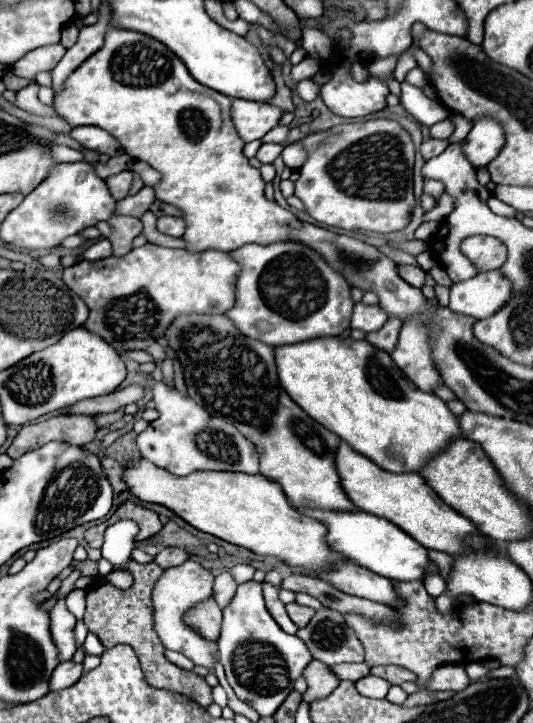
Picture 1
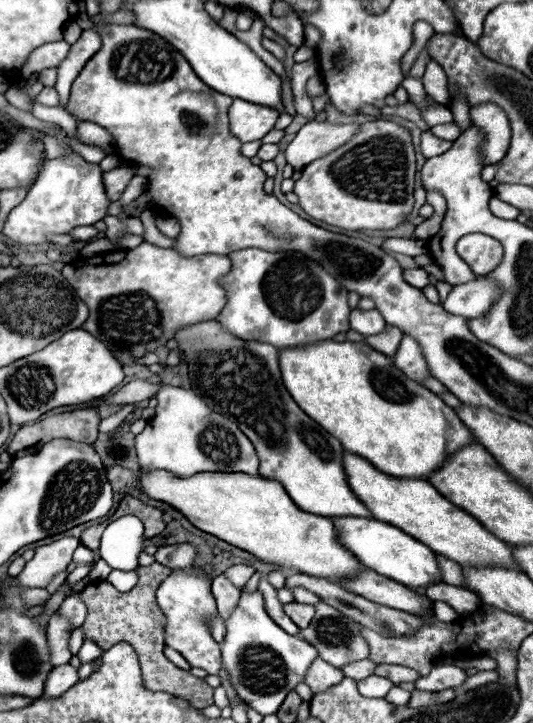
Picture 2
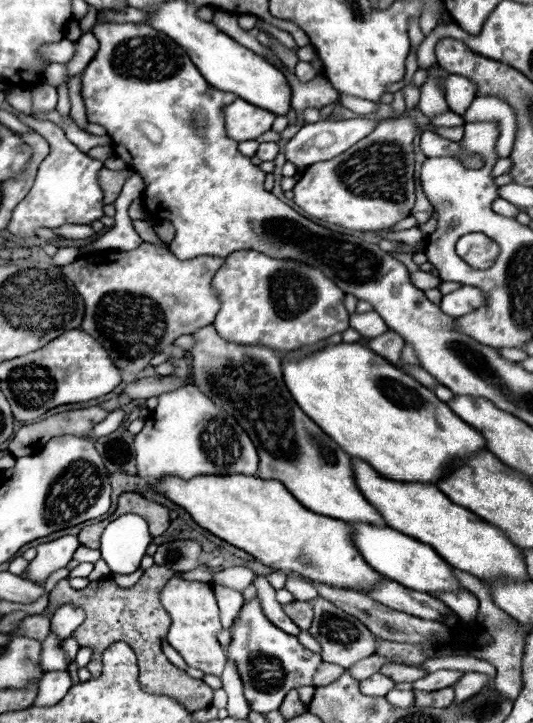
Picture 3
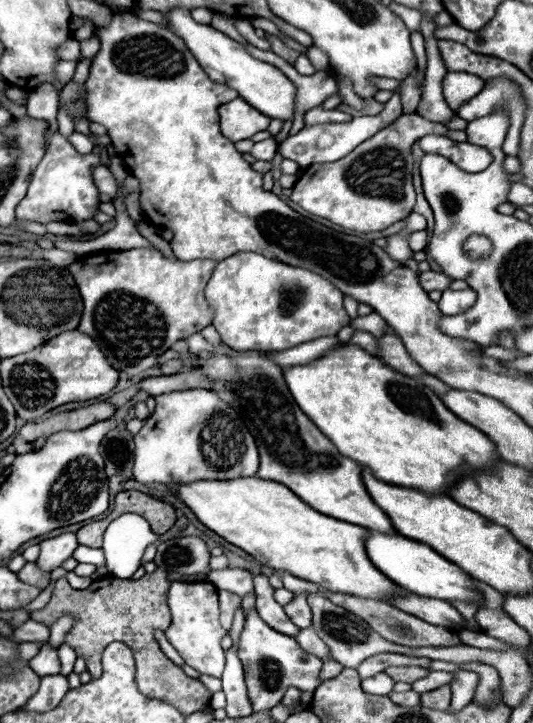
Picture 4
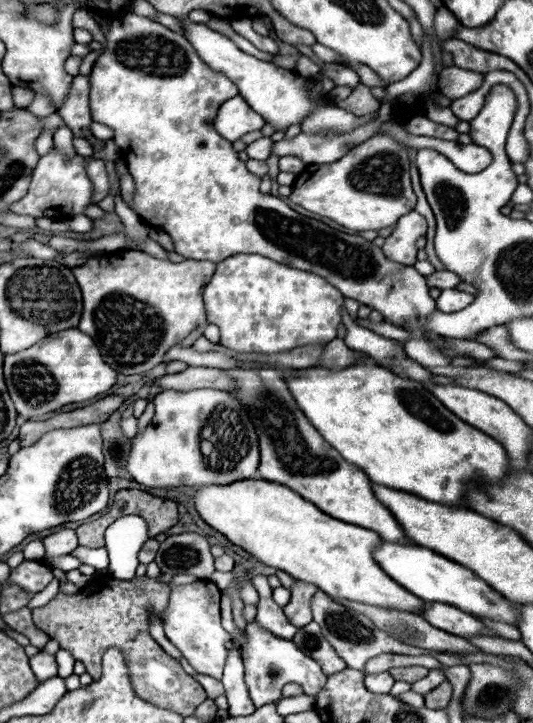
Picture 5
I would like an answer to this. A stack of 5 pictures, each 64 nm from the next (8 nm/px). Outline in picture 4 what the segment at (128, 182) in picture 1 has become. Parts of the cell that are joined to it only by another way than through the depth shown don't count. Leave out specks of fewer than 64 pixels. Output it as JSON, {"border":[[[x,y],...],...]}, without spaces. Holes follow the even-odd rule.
{"border":[[[96,166],[94,180],[96,180],[96,186],[100,190],[102,202],[112,202],[116,198],[116,194],[118,194],[118,182],[112,176],[112,172],[106,166]]]}

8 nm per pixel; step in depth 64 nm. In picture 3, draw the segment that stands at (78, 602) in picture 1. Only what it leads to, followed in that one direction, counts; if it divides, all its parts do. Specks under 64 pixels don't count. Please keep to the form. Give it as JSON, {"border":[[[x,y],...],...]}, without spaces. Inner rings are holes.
{"border":[[[66,604],[66,606],[60,606],[54,616],[52,616],[52,628],[54,632],[64,640],[68,638],[82,622],[84,622],[85,612],[84,610],[74,604]]]}

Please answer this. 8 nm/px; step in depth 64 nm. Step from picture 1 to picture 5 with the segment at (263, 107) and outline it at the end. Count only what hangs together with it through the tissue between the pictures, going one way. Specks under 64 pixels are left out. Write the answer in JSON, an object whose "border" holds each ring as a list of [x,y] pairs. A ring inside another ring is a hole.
{"border":[[[234,96],[220,106],[214,126],[228,142],[236,142],[248,132],[262,130],[266,126],[266,120],[256,114],[242,96]]]}

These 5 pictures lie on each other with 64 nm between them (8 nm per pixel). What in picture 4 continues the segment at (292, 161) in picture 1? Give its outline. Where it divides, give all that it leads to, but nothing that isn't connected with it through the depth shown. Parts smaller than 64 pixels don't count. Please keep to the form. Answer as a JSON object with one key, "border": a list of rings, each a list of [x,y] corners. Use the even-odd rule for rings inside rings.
{"border":[[[384,104],[382,114],[374,116],[374,120],[356,120],[356,118],[352,118],[350,122],[342,122],[342,124],[304,126],[298,134],[288,136],[280,144],[280,154],[288,160],[294,160],[300,168],[306,168],[310,164],[320,164],[320,162],[336,162],[336,160],[344,158],[344,154],[352,152],[352,148],[356,148],[360,142],[364,142],[372,134],[376,134],[376,130],[380,130],[380,128],[388,126],[390,122],[394,122],[398,116],[402,116],[402,104]]]}

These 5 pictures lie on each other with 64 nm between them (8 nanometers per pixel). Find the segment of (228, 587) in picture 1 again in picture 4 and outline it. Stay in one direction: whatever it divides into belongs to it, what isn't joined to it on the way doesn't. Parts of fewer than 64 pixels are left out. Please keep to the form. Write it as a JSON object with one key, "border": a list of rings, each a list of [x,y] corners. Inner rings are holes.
{"border":[[[218,590],[218,596],[220,596],[220,622],[226,630],[230,630],[232,626],[232,618],[234,618],[234,612],[240,608],[240,602],[242,598],[234,592],[228,592],[228,590]]]}

